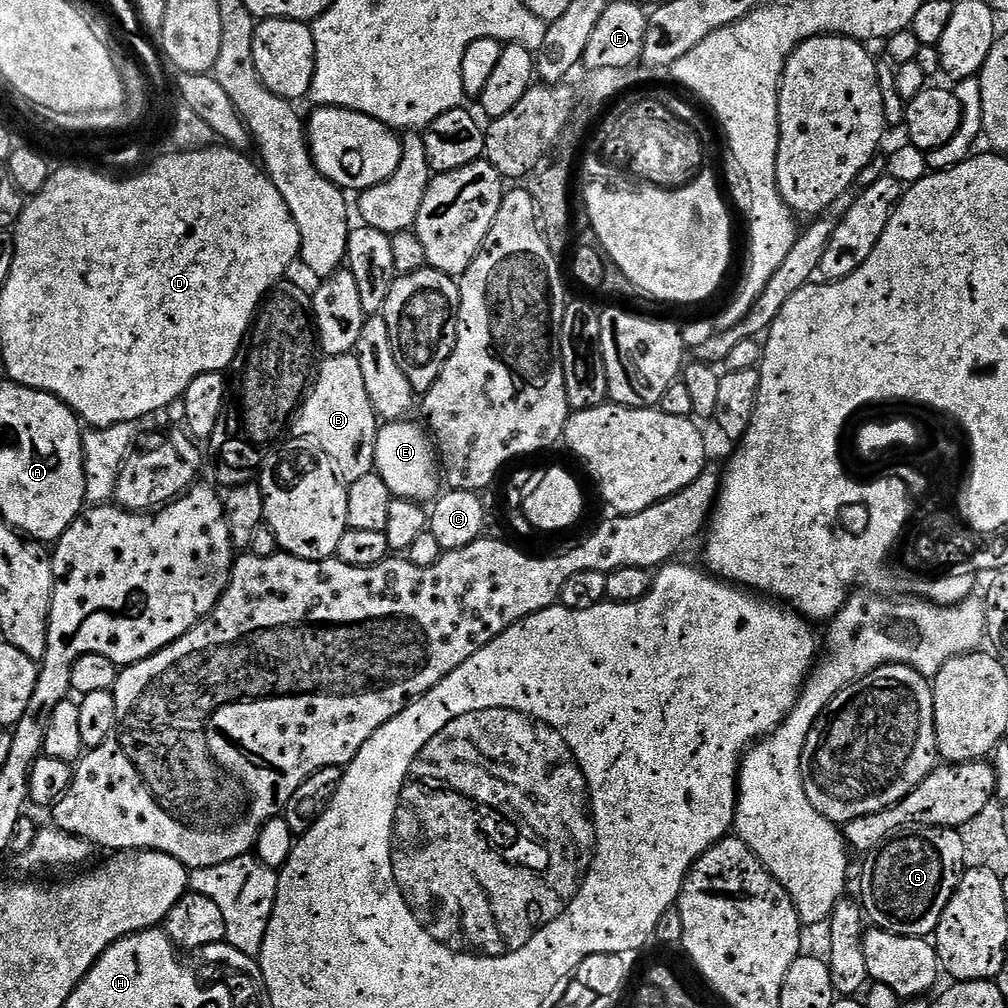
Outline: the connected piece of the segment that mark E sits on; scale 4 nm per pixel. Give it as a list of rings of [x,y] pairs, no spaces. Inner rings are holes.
[[[389,421],[381,425],[375,444],[375,471],[386,482],[393,497],[428,504],[435,501],[442,490],[442,476],[437,466],[438,453],[427,431],[412,422]]]

